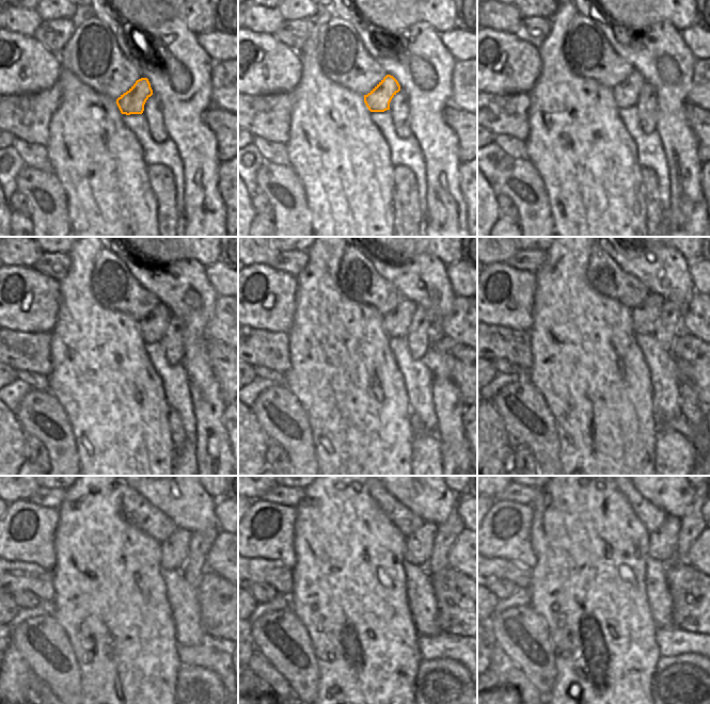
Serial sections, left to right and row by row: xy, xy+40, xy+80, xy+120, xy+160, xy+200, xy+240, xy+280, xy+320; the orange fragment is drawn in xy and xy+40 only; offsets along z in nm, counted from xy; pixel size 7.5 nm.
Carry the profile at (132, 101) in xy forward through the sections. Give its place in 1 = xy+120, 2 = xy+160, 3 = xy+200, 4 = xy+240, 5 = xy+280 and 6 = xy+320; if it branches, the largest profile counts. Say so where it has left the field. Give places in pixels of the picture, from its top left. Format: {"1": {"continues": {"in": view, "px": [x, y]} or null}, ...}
{"1": {"continues": {"in": "xy+120", "px": [154, 325]}}, "2": {"continues": {"in": "xy+160", "px": [395, 323]}}, "3": {"continues": {"in": "xy+200", "px": [644, 316]}}, "4": {"continues": {"in": "xy+240", "px": [175, 549]}}, "5": {"continues": {"in": "xy+280", "px": [419, 545]}}, "6": {"continues": {"in": "xy+320", "px": [662, 542]}}}

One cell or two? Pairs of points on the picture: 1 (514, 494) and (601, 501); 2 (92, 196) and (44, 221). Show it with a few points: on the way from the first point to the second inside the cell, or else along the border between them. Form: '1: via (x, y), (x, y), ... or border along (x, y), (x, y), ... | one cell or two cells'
1: border along (541, 488), (537, 498), (531, 505) | two cells
2: border along (61, 185), (66, 196), (66, 212), (72, 225) | two cells

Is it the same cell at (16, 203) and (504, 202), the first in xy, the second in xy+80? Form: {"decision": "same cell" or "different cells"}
{"decision": "same cell"}

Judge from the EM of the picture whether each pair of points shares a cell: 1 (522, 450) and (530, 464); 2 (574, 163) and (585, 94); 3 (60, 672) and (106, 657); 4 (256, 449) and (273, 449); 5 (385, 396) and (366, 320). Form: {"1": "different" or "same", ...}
{"1": "same", "2": "same", "3": "different", "4": "different", "5": "same"}

